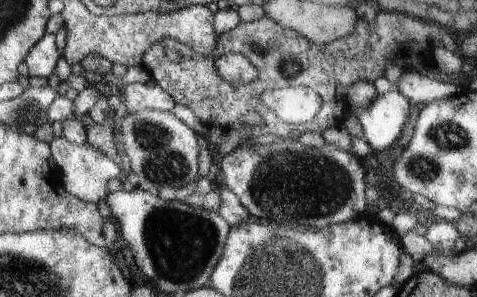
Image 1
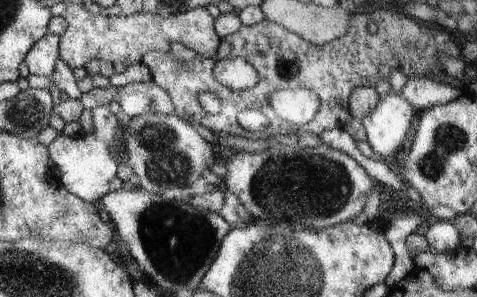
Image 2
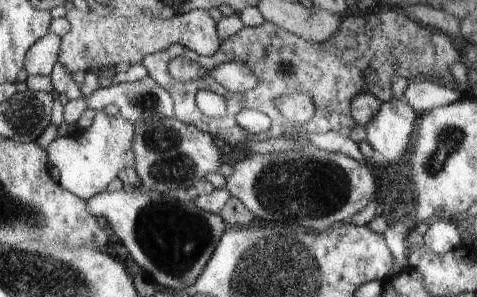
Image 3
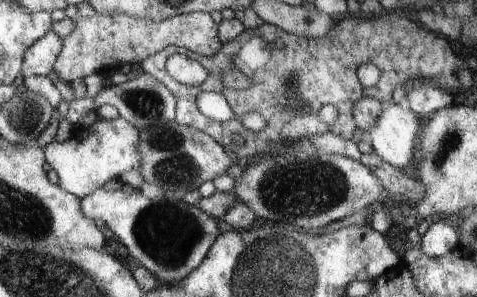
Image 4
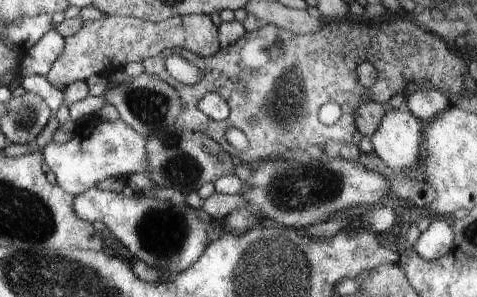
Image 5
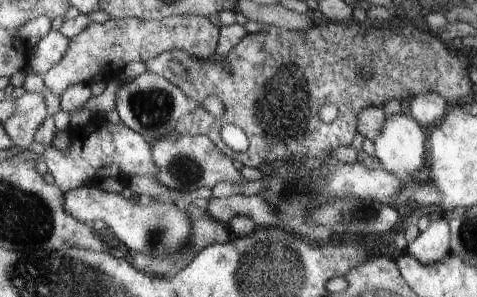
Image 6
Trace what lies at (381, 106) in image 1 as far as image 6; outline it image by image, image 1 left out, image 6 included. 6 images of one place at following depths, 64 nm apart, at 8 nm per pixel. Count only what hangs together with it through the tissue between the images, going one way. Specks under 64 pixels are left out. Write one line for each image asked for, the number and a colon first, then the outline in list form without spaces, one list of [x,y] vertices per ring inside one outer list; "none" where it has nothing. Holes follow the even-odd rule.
2: [[[399,92],[381,96],[377,106],[361,118],[365,140],[373,152],[379,156],[391,156],[403,142],[413,114],[413,106]]]
3: [[[391,96],[391,100],[381,104],[373,120],[363,126],[367,144],[393,168],[397,166],[399,158],[403,158],[403,152],[409,144],[415,116],[417,112],[403,98]]]
4: [[[383,104],[377,122],[365,132],[373,152],[395,170],[411,164],[413,140],[417,136],[419,116],[405,104]]]
5: [[[387,108],[377,130],[369,136],[373,152],[379,156],[381,164],[401,172],[417,166],[419,142],[423,122],[413,116],[409,110]]]
6: [[[399,112],[399,114],[389,116],[383,122],[377,138],[373,140],[373,148],[375,148],[373,156],[381,162],[381,168],[385,172],[395,174],[405,184],[409,180],[409,174],[419,170],[423,166],[423,162],[425,162],[423,160],[425,158],[425,142],[427,142],[425,128],[413,116],[407,116],[407,114]]]

